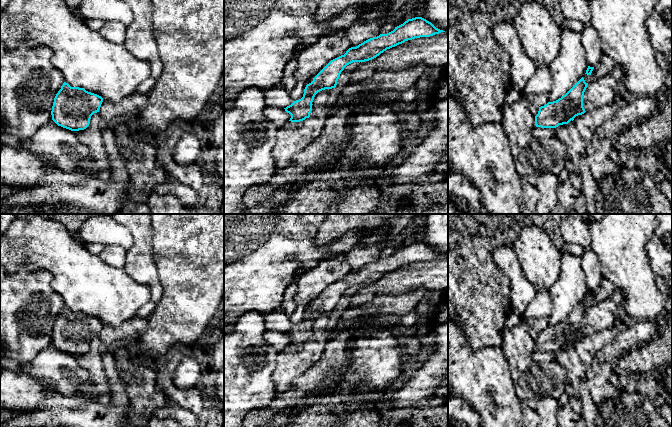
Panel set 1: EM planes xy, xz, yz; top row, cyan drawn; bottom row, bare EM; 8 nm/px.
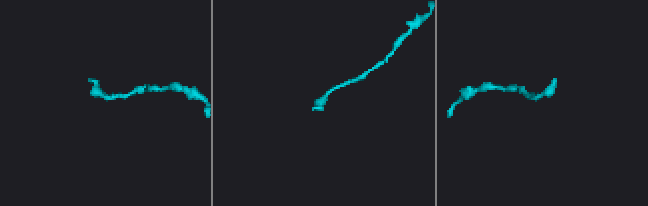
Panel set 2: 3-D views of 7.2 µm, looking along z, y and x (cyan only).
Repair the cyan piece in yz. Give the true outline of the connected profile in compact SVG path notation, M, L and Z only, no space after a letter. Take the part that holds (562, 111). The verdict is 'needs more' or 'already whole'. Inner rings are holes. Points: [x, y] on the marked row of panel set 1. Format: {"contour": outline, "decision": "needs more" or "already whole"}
{"contour": "M582 77L561 98L539 107L538 114L535 116L536 127L556 128L584 114L586 111L583 107L583 96L587 86L588 83Z", "decision": "already whole"}

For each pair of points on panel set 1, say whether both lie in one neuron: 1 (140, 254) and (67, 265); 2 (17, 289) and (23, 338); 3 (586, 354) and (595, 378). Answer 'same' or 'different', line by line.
1: different
2: same
3: different

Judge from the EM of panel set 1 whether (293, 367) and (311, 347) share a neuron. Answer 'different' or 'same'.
same

